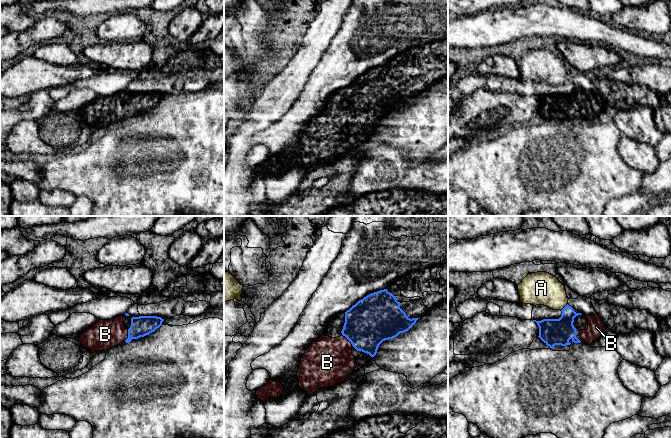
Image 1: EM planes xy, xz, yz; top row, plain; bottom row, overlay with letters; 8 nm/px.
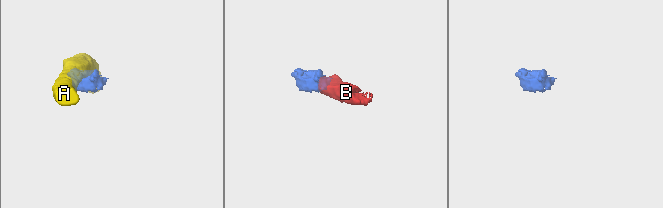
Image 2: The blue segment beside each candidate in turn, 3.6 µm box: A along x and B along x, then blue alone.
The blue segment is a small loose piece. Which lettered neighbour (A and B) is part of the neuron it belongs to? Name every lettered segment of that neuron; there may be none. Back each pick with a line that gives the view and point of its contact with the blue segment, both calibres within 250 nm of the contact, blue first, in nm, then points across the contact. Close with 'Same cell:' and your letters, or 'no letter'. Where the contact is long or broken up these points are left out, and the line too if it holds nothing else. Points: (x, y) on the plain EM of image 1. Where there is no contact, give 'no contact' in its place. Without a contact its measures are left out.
B: xy (128, 112) | 160/240 nm | across xy (141, 102), (128, 112), (105, 110)
Same cell: B

